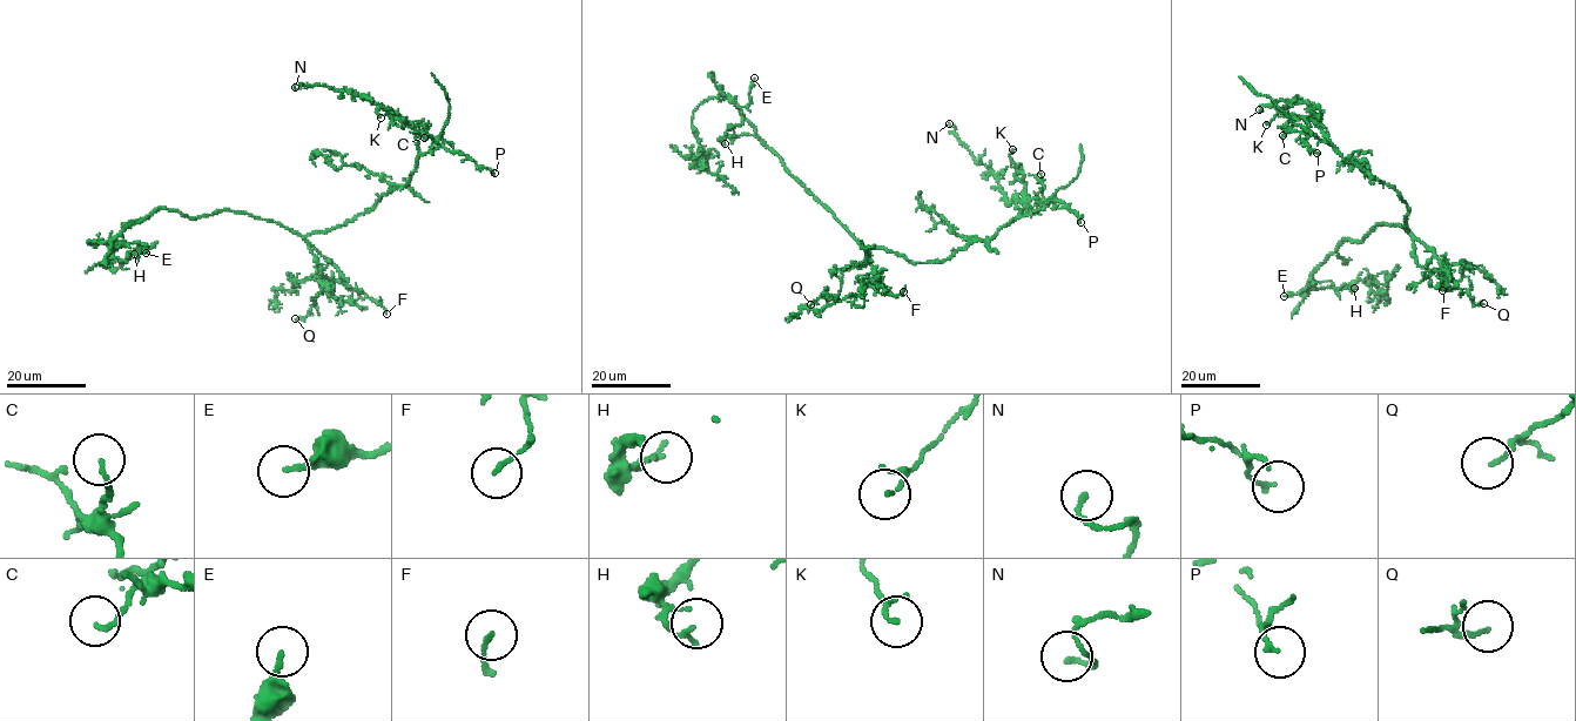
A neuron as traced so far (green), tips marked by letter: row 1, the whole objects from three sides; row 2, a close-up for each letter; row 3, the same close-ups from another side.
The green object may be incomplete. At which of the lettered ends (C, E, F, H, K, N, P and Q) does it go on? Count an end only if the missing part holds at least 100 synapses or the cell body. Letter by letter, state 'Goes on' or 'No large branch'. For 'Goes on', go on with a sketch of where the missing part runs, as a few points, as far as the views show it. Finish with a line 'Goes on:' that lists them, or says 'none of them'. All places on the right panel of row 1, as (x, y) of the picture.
C: No large branch
E: No large branch
F: No large branch
H: No large branch
K: No large branch
N: No large branch
P: No large branch
Q: No large branch
Goes on: none of them

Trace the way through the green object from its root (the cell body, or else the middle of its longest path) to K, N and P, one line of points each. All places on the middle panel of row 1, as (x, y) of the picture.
K: (859, 242), (911, 262), (941, 262), (974, 240), (987, 241), (1017, 219), (1025, 203), (1012, 149)
N: (859, 242), (911, 262), (941, 262), (1018, 216), (1025, 203), (1008, 202), (996, 176), (949, 123)
P: (859, 242), (889, 249), (911, 262), (941, 262), (974, 240), (987, 241), (1050, 201), (1061, 200), (1081, 222)

